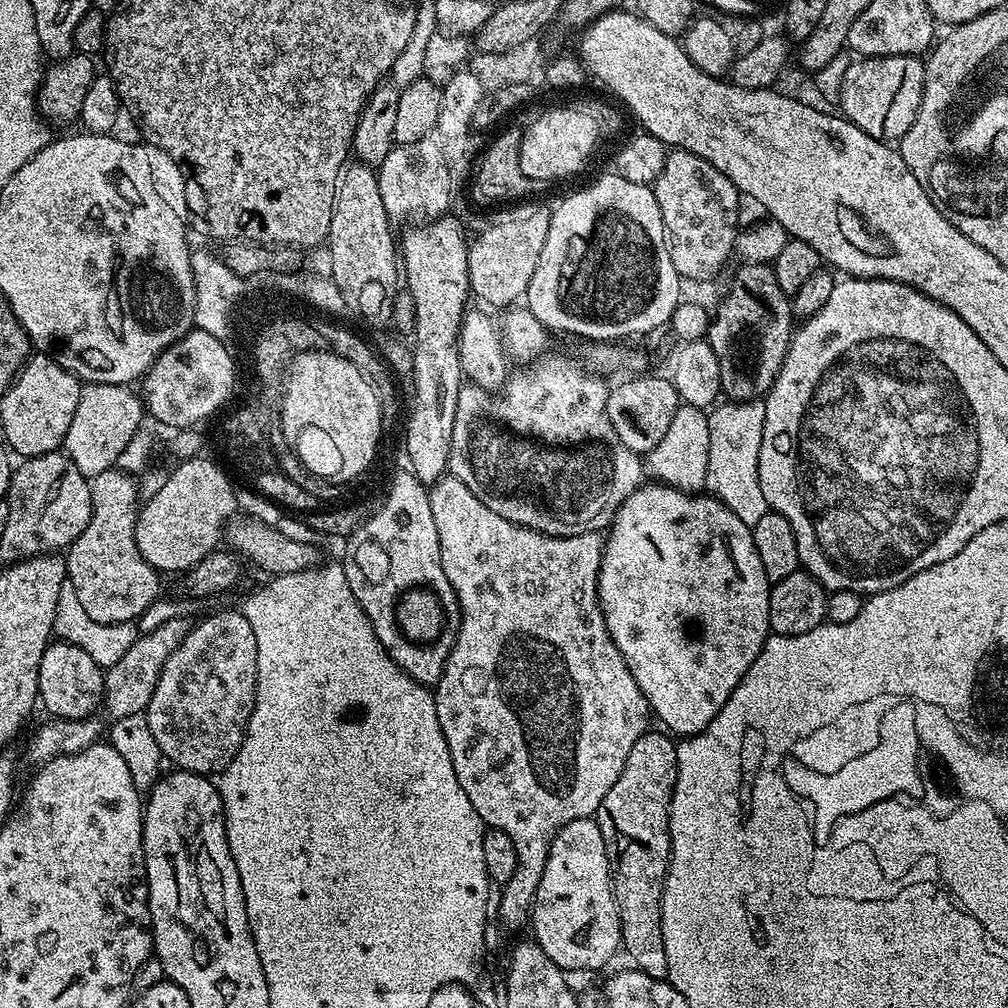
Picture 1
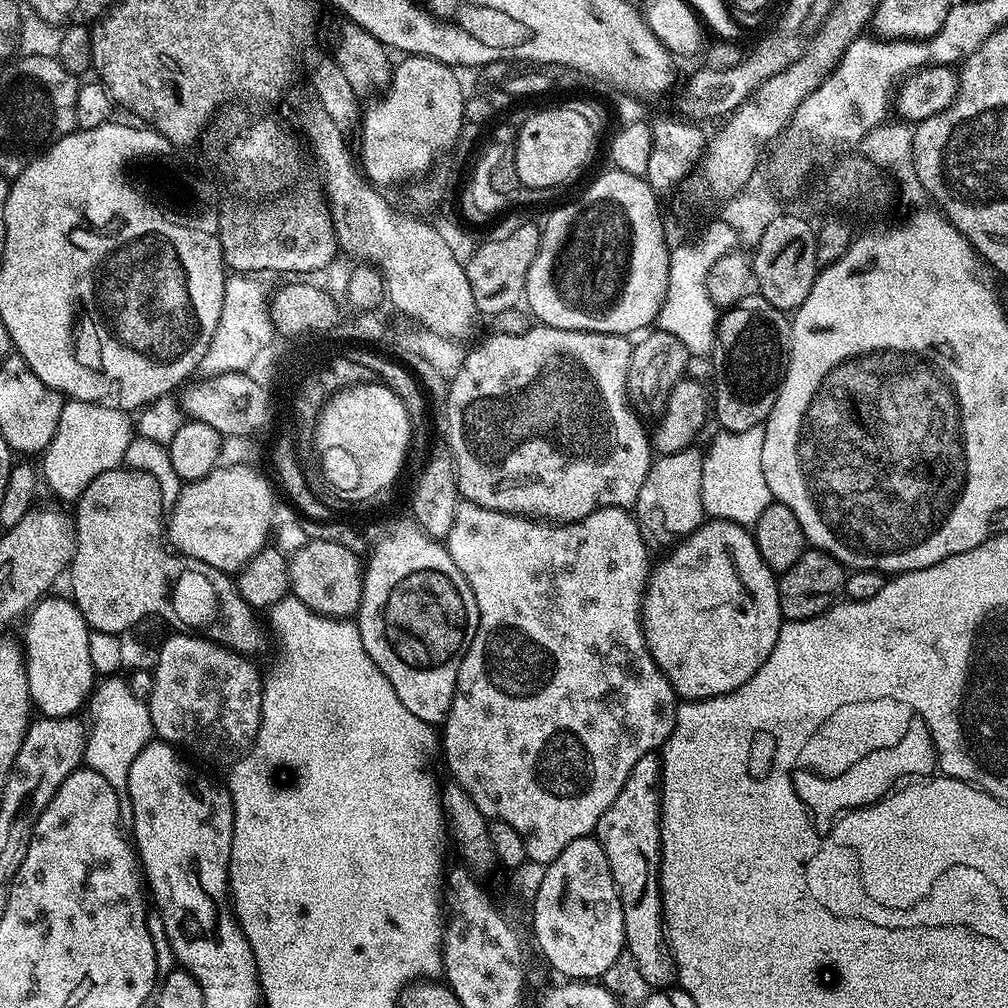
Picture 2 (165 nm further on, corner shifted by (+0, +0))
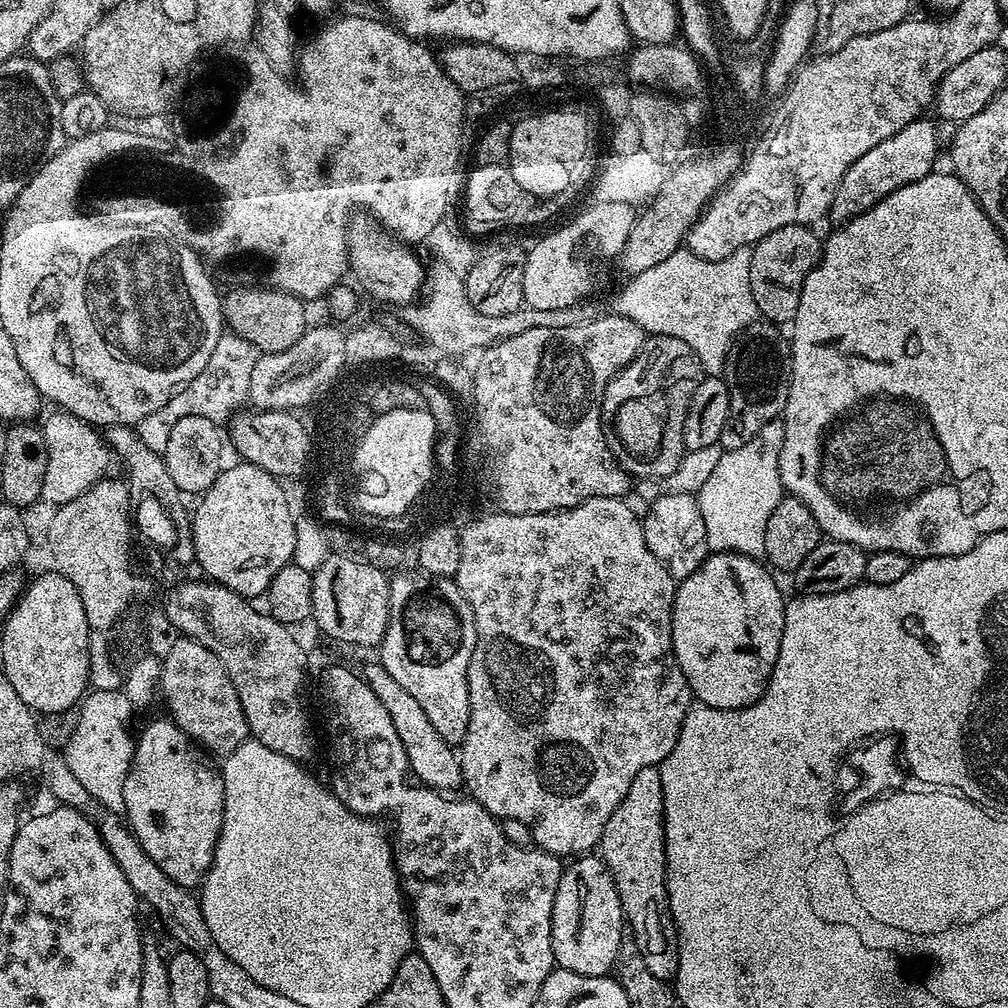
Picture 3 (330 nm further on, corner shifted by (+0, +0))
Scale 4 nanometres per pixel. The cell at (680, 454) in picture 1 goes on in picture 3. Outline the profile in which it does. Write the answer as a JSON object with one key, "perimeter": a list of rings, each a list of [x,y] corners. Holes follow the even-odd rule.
{"perimeter":[[[690,493],[666,494],[664,497],[658,497],[656,501],[649,503],[646,510],[648,510],[648,513],[643,513],[642,523],[646,546],[650,546],[650,554],[654,554],[654,558],[663,562],[670,570],[672,577],[678,582],[690,578],[690,574],[694,574],[697,564],[706,555],[704,545],[706,541],[706,522],[702,522],[702,510],[698,506],[695,495]]]}

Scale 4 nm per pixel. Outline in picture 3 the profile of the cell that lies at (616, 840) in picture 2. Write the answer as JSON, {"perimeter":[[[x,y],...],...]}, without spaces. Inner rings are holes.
{"perimeter":[[[659,767],[638,770],[634,782],[630,782],[630,790],[626,790],[626,798],[622,798],[618,810],[610,814],[610,822],[606,822],[602,830],[598,855],[612,872],[627,927],[638,942],[638,950],[642,950],[642,958],[650,969],[650,974],[659,980],[671,981],[678,970],[678,938],[676,923],[668,905],[668,863],[664,853],[664,787]]]}

